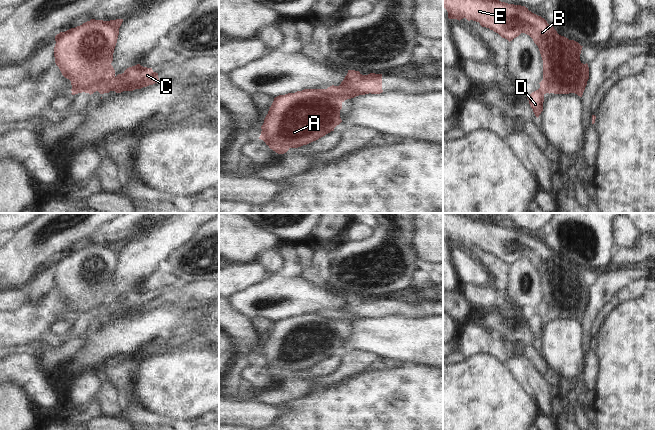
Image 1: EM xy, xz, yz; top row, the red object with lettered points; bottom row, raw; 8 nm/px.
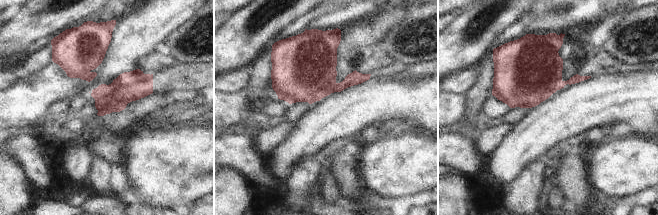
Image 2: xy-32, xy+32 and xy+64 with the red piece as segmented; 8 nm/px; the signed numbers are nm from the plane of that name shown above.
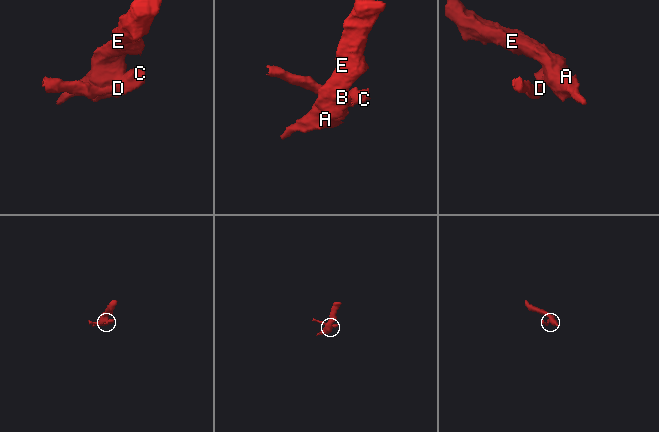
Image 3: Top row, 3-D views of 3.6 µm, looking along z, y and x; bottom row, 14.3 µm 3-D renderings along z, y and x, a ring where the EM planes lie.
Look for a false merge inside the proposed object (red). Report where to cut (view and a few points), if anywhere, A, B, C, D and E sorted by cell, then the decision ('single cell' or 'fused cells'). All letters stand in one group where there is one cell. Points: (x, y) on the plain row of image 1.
cut in xy along (115, 301), (105, 304), (97, 314); A B E / C D; fused cells

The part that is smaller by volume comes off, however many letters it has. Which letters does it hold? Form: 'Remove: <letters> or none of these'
Remove: C, D

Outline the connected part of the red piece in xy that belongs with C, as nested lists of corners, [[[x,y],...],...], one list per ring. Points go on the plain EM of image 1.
[[[140,288],[127,292],[122,298],[118,298],[113,304],[107,304],[99,310],[100,318],[115,315],[121,317],[123,315],[133,315],[141,313],[149,309],[153,309],[159,305],[158,297],[152,292],[143,291]]]

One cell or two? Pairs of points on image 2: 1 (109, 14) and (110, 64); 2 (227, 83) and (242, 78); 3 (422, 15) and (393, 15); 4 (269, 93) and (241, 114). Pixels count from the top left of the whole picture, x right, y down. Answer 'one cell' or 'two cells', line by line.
1: two cells
2: one cell
3: two cells
4: one cell

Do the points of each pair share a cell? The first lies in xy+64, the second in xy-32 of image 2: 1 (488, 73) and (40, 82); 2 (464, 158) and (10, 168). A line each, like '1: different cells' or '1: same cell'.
1: different cells
2: different cells

